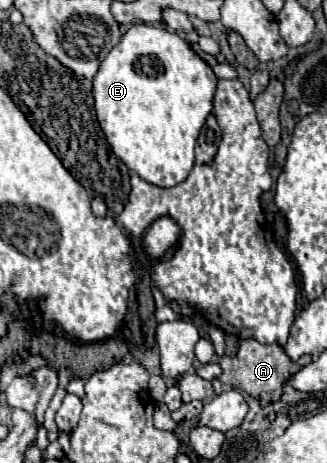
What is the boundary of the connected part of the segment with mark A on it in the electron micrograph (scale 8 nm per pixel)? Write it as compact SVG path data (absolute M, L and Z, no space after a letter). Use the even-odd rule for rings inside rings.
M244 339L234 357L226 357L226 355L220 357L218 363L224 371L220 375L220 381L224 387L234 387L234 389L246 391L248 395L258 399L258 403L264 407L264 405L278 401L282 397L282 389L286 387L286 381L311 361L311 356L304 355L298 363L292 363L280 345L276 345L276 343L274 345L262 345L254 339Z

